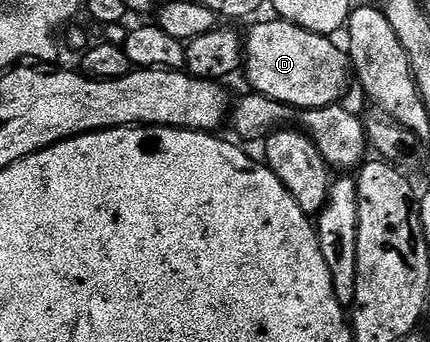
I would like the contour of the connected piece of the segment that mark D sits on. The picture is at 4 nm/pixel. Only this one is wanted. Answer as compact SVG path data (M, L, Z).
M273 19L274 21L270 23L256 23L252 28L249 29L248 35L246 31L246 38L243 40L244 44L244 61L242 64L242 75L248 78L248 83L253 92L258 95L265 95L270 97L271 100L276 100L280 104L287 105L290 109L301 110L312 110L314 108L324 108L330 105L337 104L342 98L340 98L345 89L346 83L349 79L350 81L350 60L347 56L347 52L340 46L335 45L336 42L333 38L329 36L324 36L320 34L310 33L308 30L302 29L300 26L294 26L293 23L286 22L281 19Z

